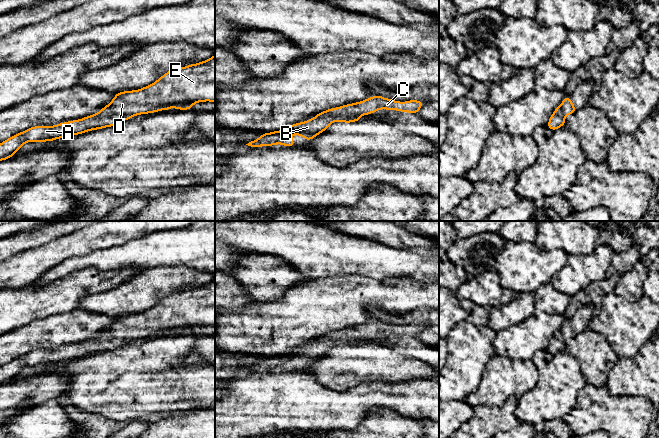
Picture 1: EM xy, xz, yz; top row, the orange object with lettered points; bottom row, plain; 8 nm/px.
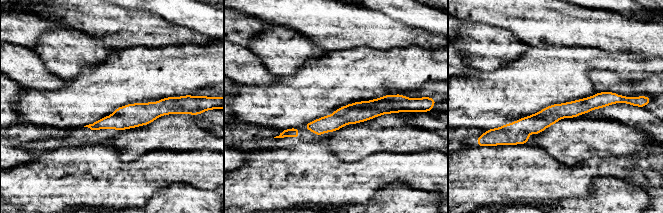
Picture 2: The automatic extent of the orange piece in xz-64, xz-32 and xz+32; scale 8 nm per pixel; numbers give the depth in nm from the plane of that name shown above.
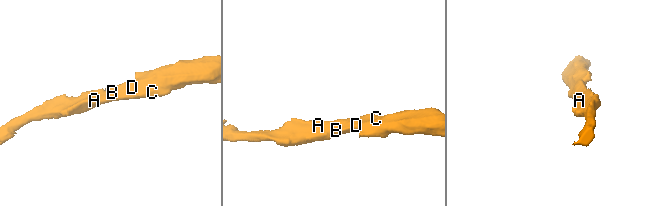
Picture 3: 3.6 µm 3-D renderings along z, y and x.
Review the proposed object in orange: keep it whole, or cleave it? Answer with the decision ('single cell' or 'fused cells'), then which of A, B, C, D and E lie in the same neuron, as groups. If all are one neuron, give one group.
single cell; groups A B C D E

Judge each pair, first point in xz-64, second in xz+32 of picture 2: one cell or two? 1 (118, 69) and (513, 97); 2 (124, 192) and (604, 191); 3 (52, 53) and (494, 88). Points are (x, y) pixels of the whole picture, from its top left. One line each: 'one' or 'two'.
1: one
2: two
3: two

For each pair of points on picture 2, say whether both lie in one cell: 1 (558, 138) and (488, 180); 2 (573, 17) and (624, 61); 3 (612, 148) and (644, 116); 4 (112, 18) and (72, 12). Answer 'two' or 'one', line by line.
1: two
2: two
3: two
4: one

